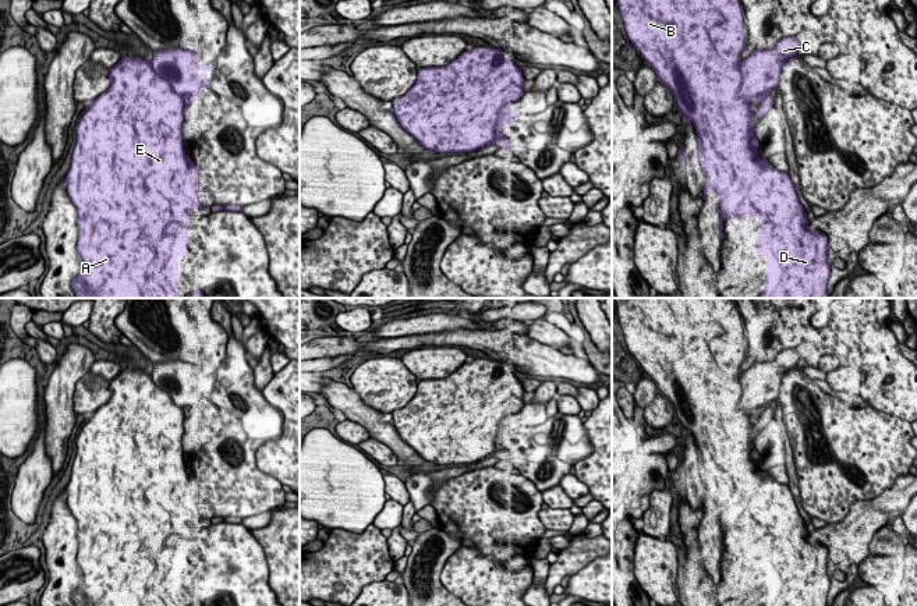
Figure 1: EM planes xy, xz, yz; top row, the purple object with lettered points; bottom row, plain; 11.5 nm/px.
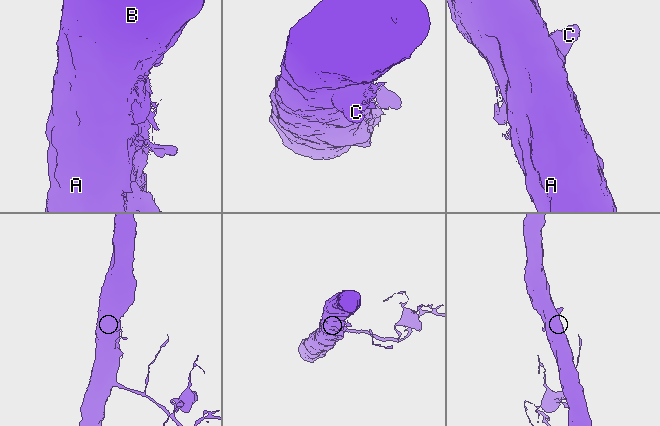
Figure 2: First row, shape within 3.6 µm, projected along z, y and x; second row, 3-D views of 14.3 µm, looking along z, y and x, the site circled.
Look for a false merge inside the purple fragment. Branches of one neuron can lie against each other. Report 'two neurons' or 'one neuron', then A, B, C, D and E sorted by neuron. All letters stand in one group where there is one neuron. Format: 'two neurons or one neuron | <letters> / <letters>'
two neurons | A B D E / C

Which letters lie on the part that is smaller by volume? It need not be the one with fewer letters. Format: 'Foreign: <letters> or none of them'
Foreign: C

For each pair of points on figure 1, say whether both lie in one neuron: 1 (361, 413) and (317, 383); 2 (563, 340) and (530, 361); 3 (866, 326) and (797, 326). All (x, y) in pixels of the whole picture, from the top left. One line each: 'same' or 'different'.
1: same
2: different
3: same

